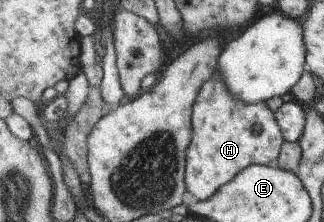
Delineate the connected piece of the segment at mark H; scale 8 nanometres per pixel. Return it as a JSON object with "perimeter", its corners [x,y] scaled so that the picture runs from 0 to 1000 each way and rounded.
{"perimeter":[[[676,311],[623,383],[602,450],[596,608],[574,698],[571,820],[580,860],[620,905],[664,883],[772,743],[855,743],[873,649],[886,640],[830,473],[772,468],[722,432]]]}

